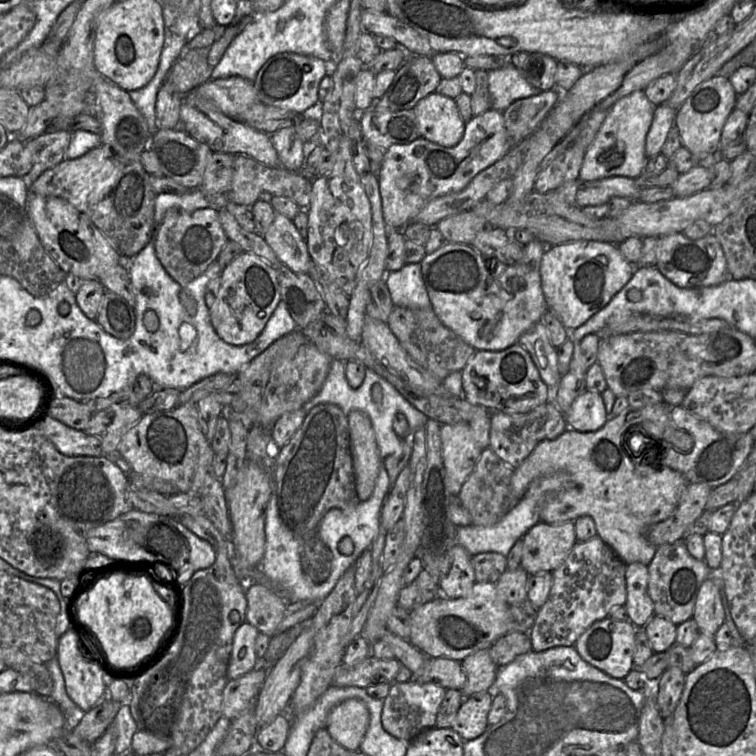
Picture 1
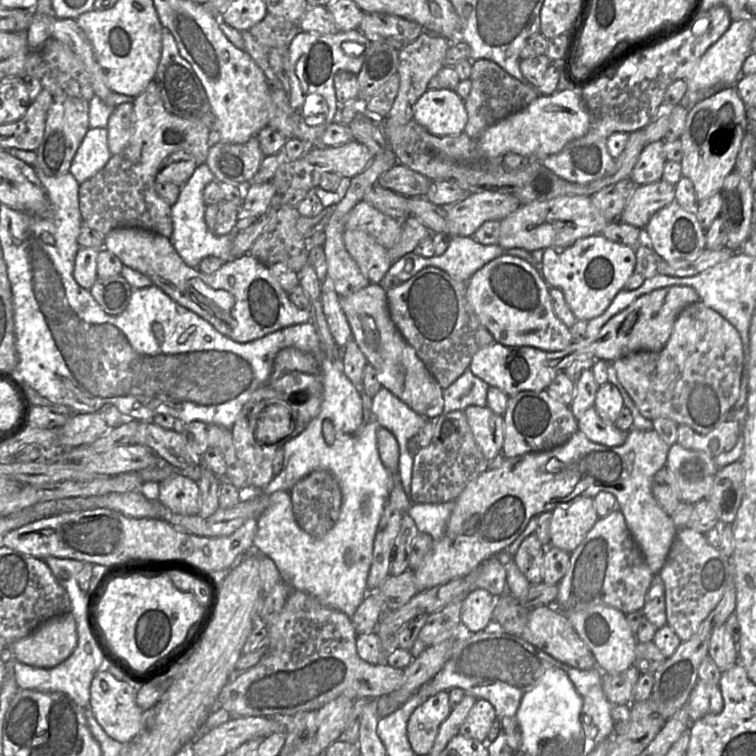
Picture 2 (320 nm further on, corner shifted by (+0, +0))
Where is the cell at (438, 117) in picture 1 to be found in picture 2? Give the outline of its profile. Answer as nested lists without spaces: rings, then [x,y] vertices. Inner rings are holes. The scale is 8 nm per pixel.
[[[427,90],[414,106],[414,120],[431,134],[457,136],[467,123],[464,100],[455,90]]]

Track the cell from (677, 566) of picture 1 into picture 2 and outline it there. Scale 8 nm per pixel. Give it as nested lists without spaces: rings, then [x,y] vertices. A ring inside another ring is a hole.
[[[689,527],[677,531],[664,565],[658,573],[665,587],[665,610],[667,623],[681,641],[686,641],[694,635],[702,621],[717,606],[723,593],[733,580],[733,565],[731,557],[723,556],[718,549],[712,547],[704,535]]]

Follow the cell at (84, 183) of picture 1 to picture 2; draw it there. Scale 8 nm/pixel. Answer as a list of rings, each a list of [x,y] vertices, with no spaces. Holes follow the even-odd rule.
[[[154,79],[135,98],[133,106],[132,134],[126,147],[79,186],[82,222],[102,235],[117,228],[139,228],[169,239],[173,231],[171,206],[155,191],[158,169],[170,154],[180,150],[191,154],[196,166],[205,164],[209,148],[215,142],[215,129],[209,131],[200,121],[169,113]]]

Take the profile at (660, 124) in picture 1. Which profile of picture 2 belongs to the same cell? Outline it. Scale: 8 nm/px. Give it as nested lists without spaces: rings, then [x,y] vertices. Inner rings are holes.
[[[658,140],[647,144],[641,151],[630,174],[631,180],[638,185],[654,183],[662,179],[667,158],[664,153],[664,141]]]

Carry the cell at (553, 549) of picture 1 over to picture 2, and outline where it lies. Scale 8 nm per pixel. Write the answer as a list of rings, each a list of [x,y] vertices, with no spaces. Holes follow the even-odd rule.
[[[590,497],[576,498],[562,504],[552,511],[550,545],[573,552],[599,518]]]

